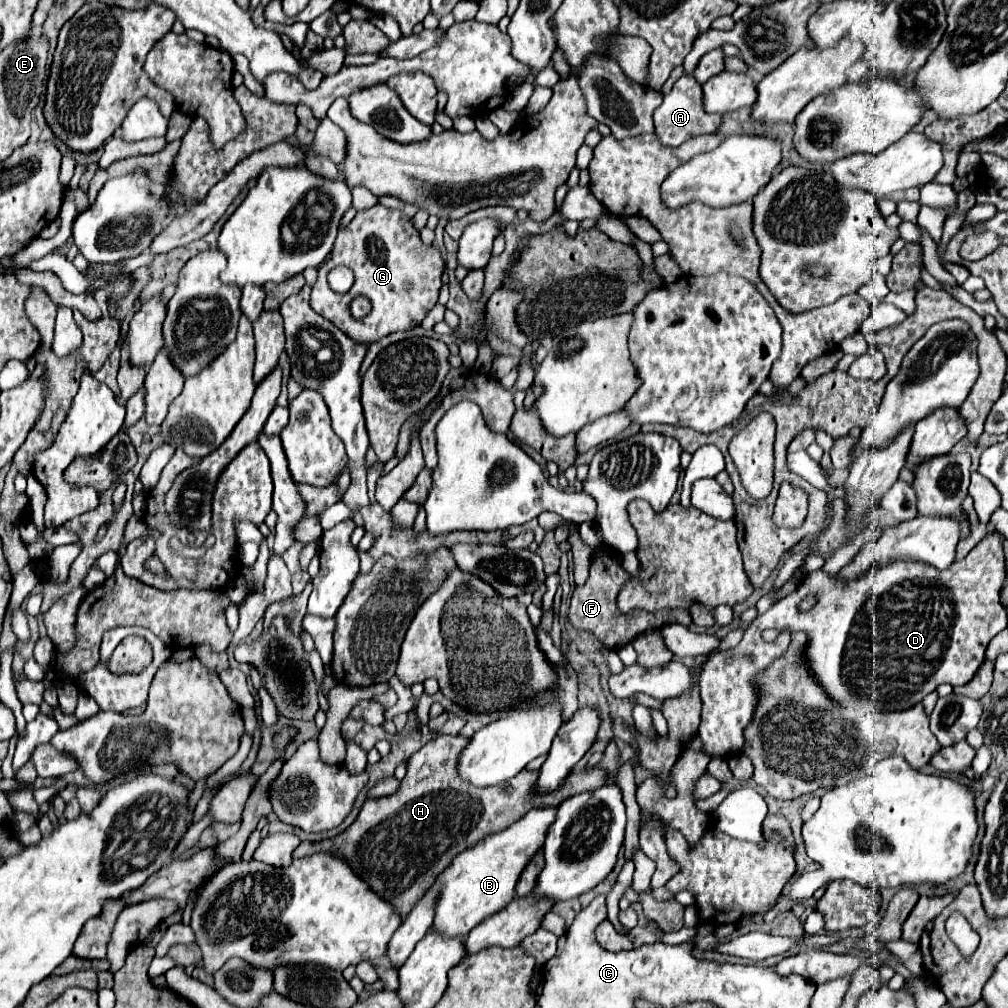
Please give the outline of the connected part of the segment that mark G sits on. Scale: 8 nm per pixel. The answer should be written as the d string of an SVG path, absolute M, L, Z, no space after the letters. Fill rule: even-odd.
M377 203L371 209L359 211L355 219L339 231L331 259L327 265L319 267L319 279L311 293L311 307L355 341L375 343L389 333L413 329L425 319L439 299L443 271L445 263L439 251L421 241L413 219ZM339 265L345 265L355 273L355 283L347 295L337 295L327 285L327 273ZM359 295L367 297L372 307L362 320L353 319L349 311L351 301Z

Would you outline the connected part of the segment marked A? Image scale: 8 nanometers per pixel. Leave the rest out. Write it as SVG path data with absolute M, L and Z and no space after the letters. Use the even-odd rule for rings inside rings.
M683 75L678 79L671 91L663 97L659 109L655 109L655 135L663 145L669 147L679 147L681 143L697 135L711 135L721 127L721 123L723 119L719 113L703 113L703 91L693 75Z

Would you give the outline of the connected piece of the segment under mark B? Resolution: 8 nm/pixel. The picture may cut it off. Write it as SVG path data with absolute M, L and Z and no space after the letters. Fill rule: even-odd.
M555 807L531 809L513 825L487 835L471 849L459 853L459 857L455 857L455 861L435 881L443 889L435 907L435 921L431 929L441 931L447 937L467 935L485 917L503 909L515 897L515 885L521 871L527 867L531 857L545 845L547 831L553 825L555 817Z

